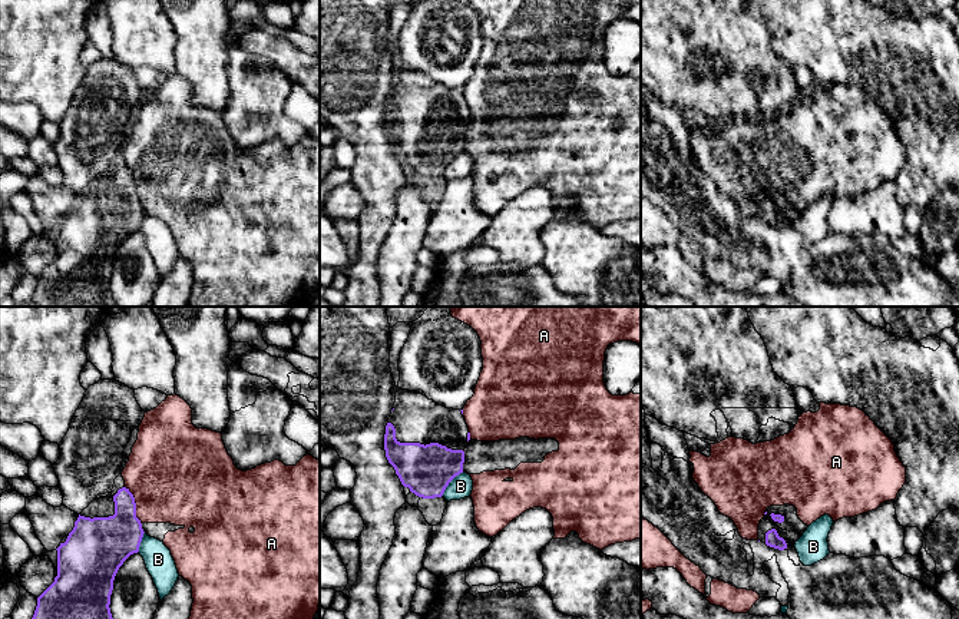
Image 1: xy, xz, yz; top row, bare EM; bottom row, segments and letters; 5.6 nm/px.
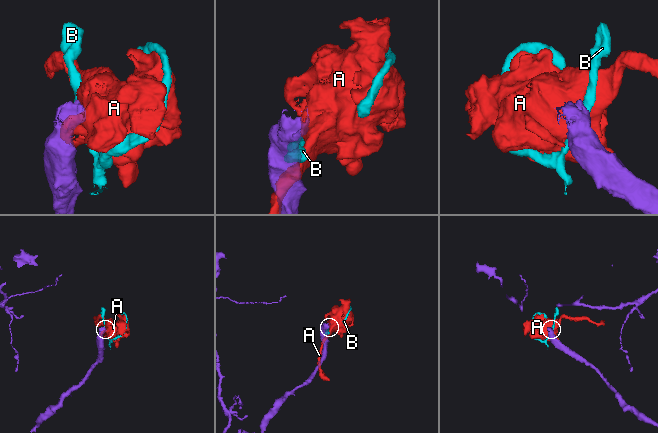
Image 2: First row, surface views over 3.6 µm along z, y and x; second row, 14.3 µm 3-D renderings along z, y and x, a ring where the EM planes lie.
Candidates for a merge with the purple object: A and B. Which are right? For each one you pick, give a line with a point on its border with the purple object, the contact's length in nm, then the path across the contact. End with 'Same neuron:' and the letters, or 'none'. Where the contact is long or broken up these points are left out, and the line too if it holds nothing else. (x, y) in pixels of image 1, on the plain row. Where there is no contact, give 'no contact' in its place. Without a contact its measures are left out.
Same neuron: none

